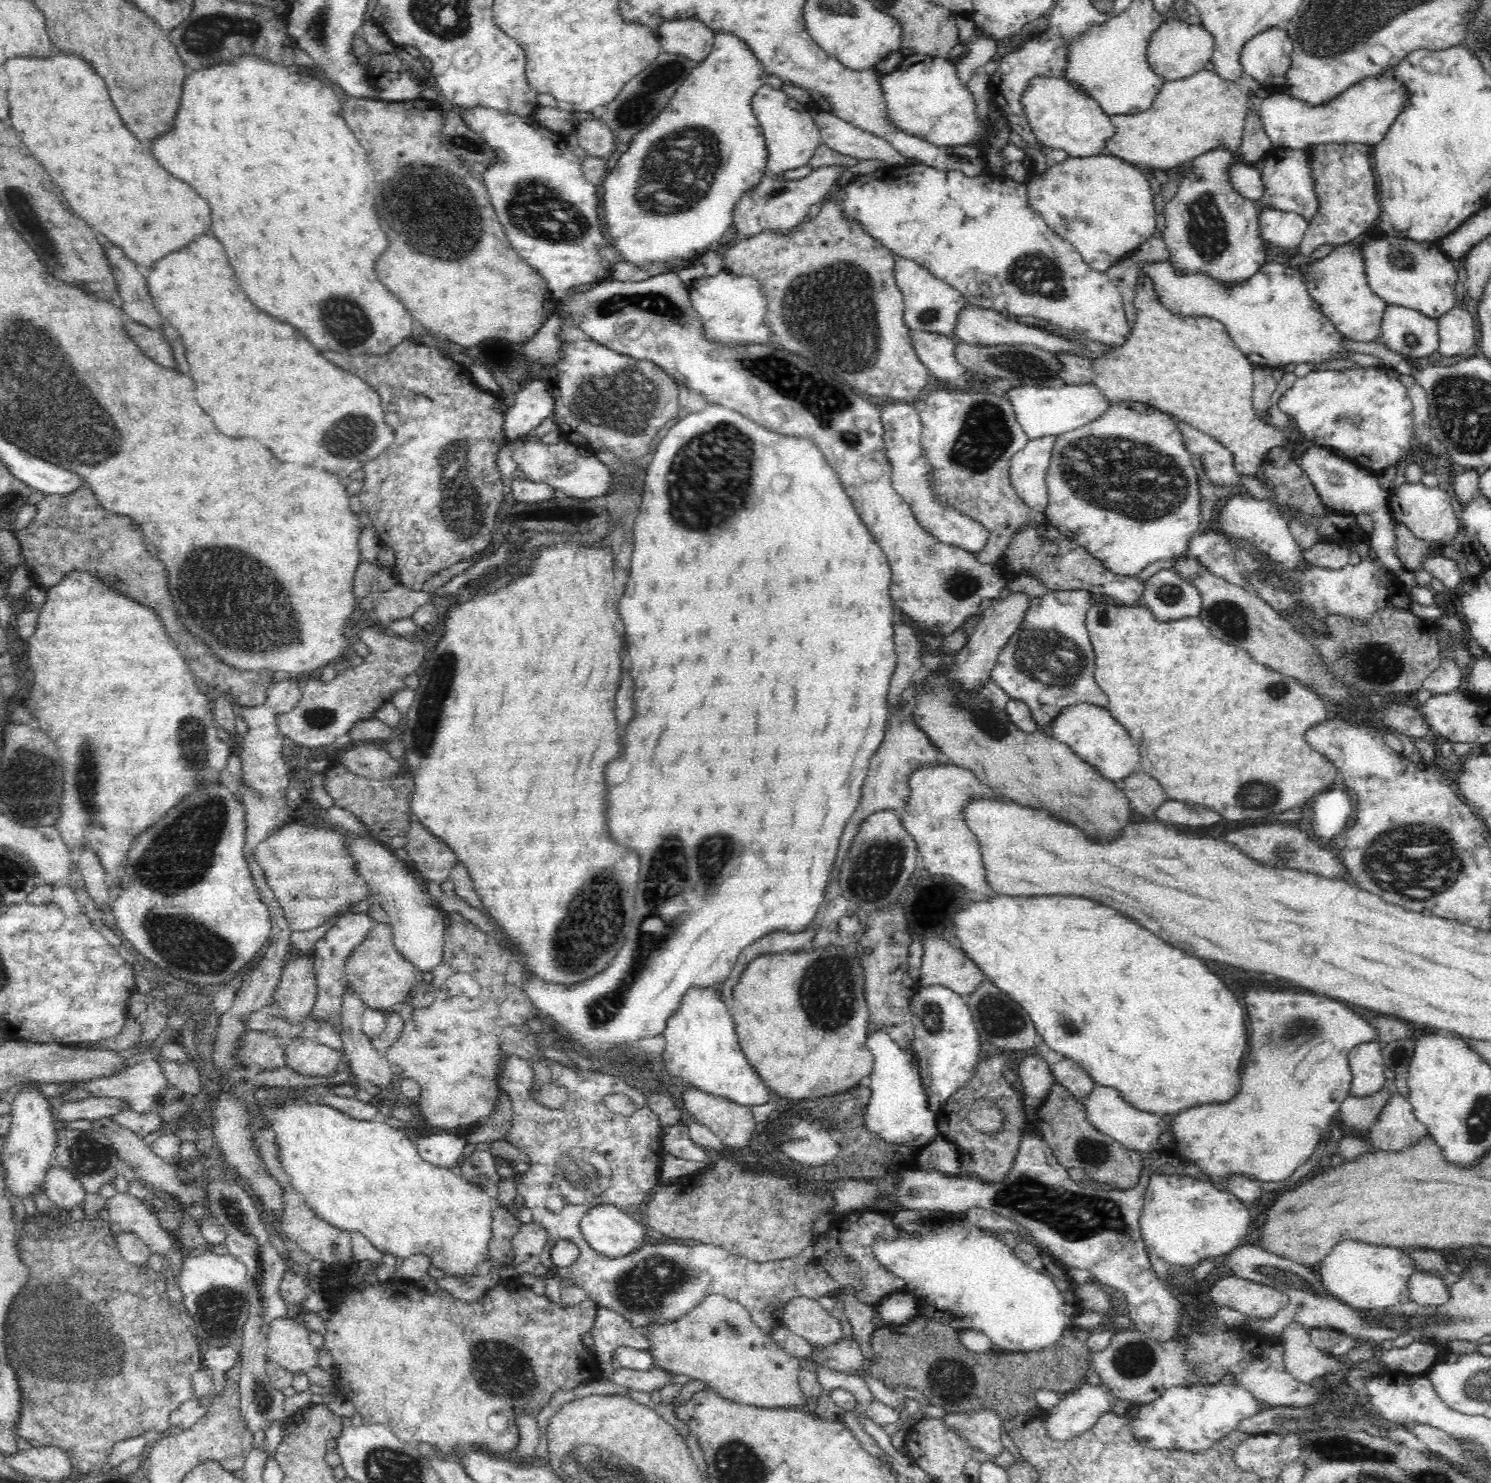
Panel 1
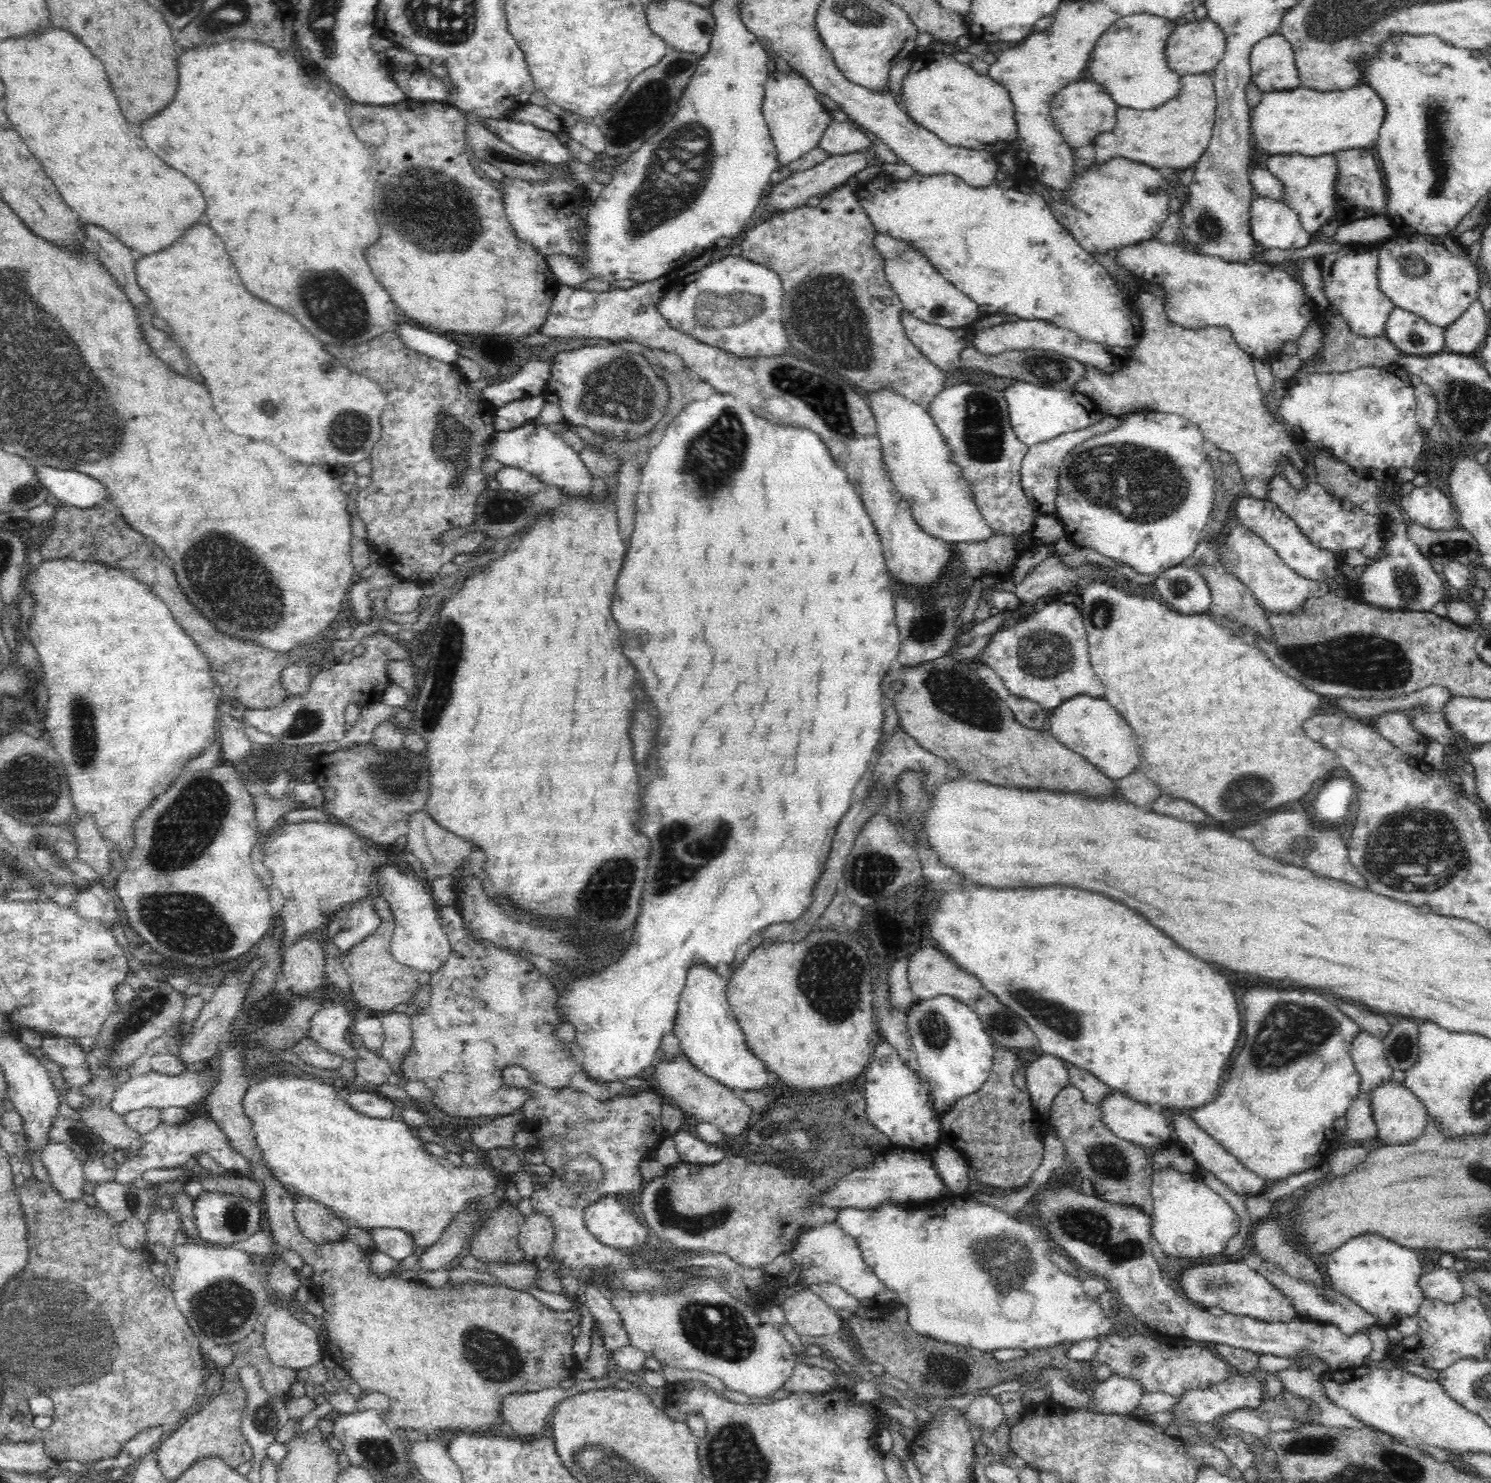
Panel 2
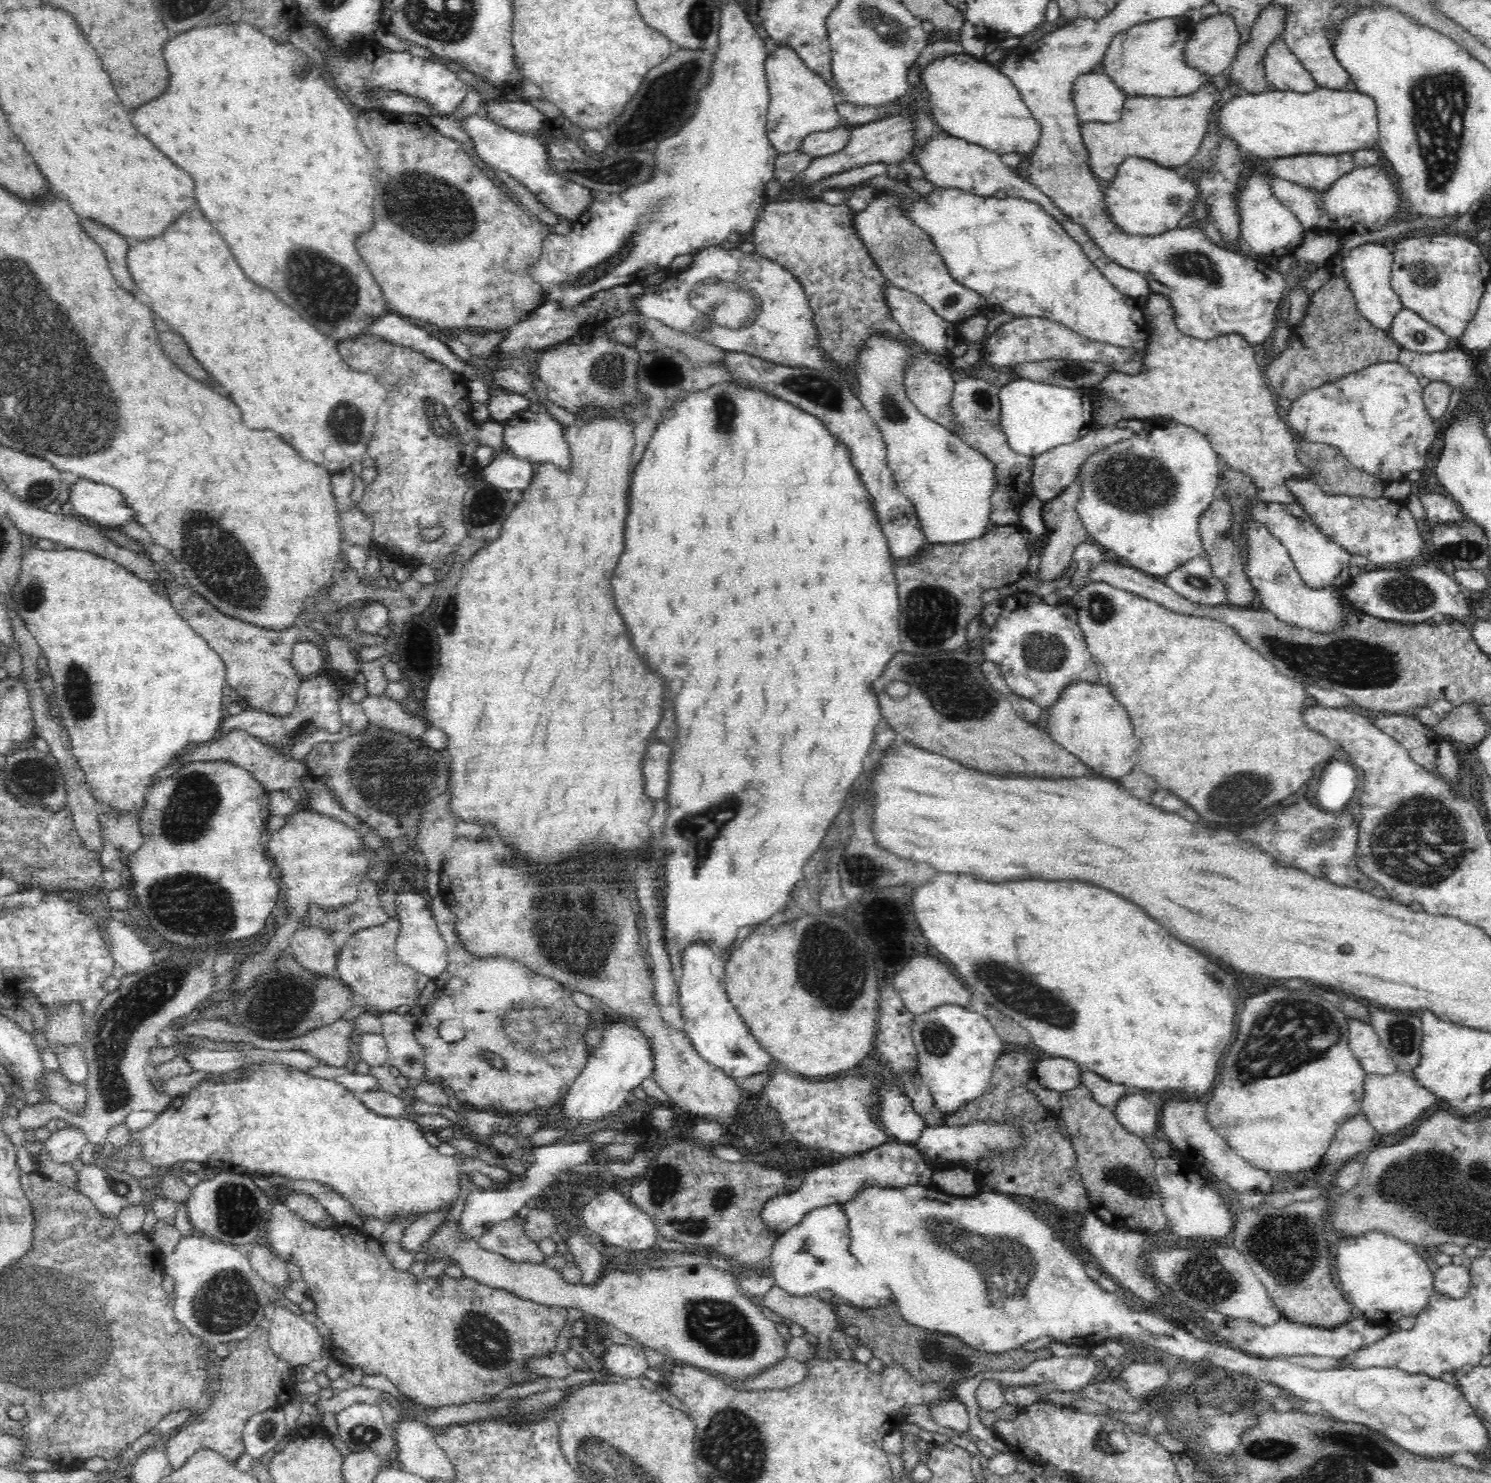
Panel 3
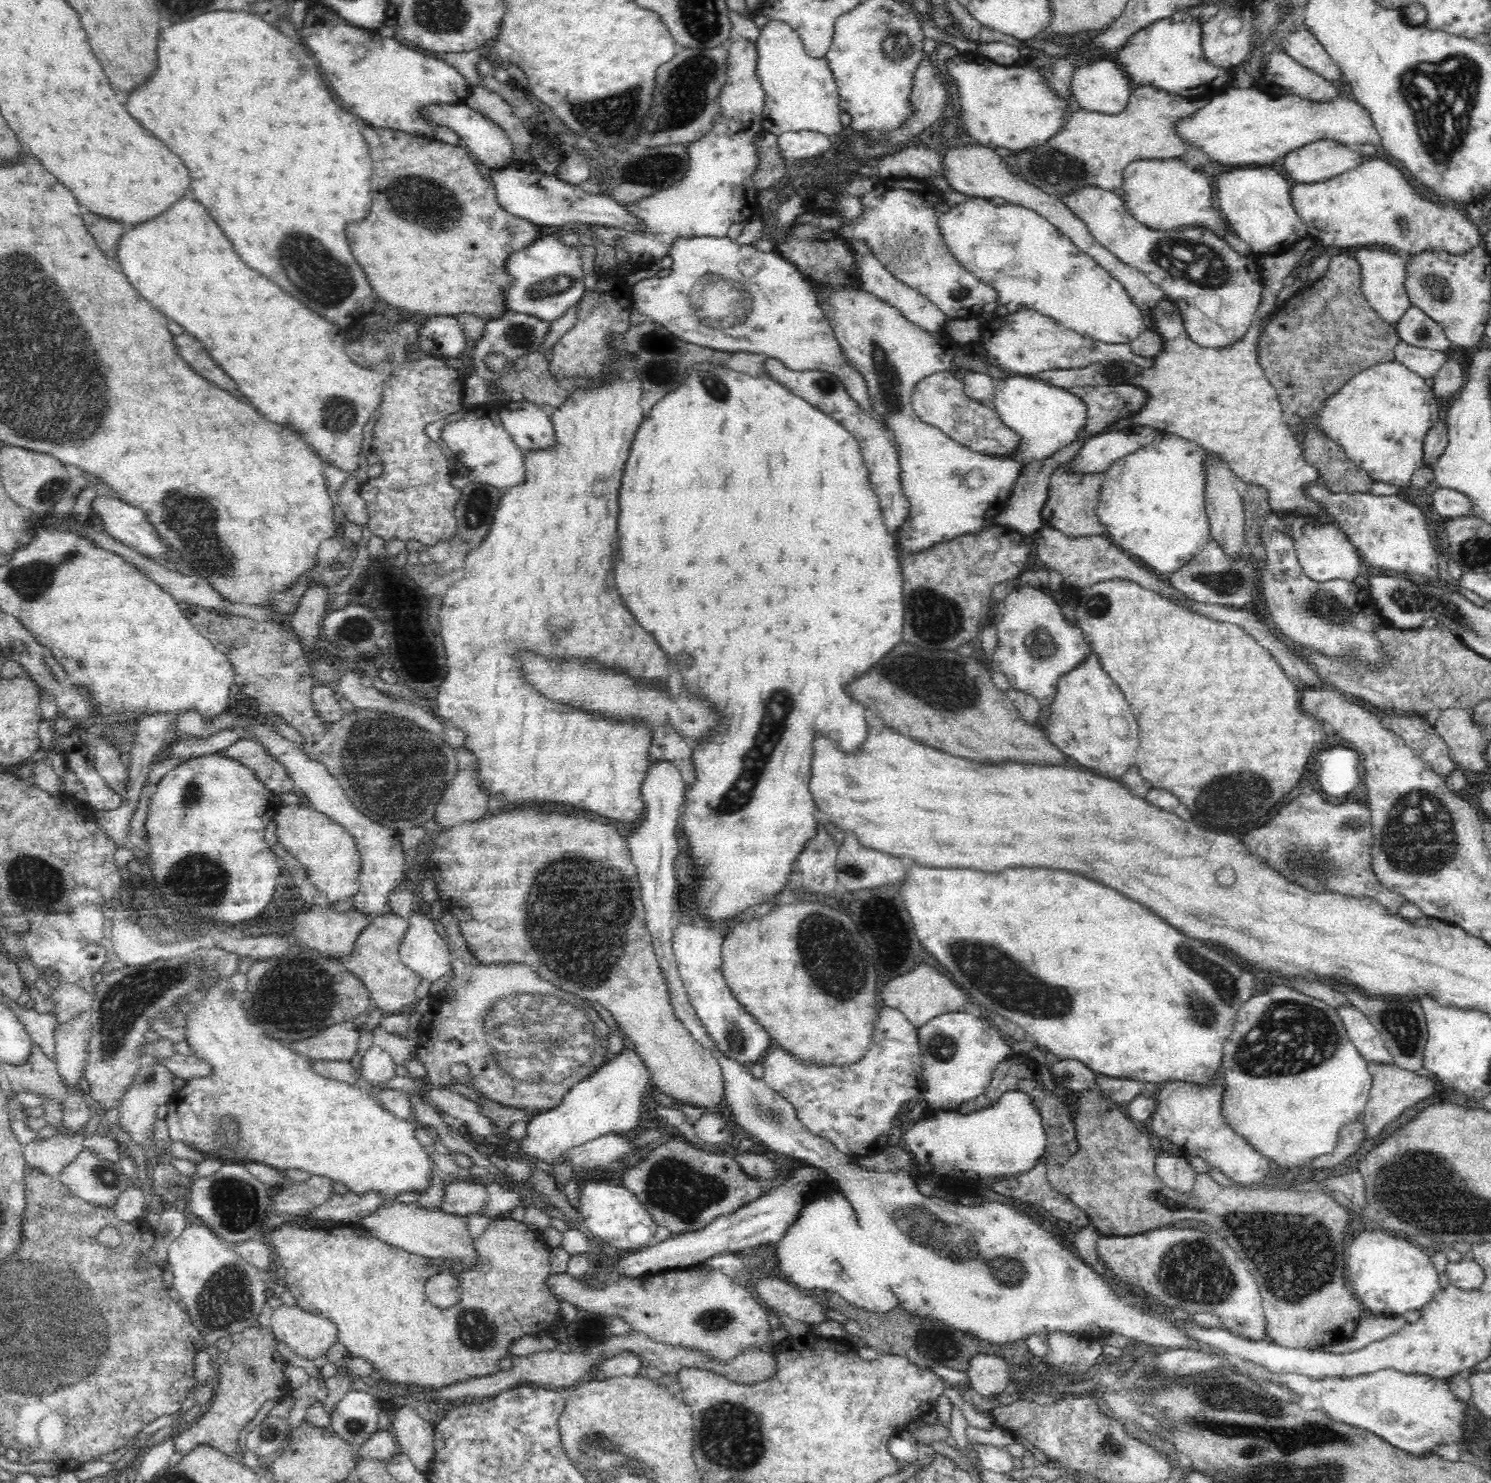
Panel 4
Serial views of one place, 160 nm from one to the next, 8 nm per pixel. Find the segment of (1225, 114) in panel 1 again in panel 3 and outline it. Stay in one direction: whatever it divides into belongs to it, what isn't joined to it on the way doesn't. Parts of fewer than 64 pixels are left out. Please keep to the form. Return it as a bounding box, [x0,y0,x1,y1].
[1080,81,1220,180]

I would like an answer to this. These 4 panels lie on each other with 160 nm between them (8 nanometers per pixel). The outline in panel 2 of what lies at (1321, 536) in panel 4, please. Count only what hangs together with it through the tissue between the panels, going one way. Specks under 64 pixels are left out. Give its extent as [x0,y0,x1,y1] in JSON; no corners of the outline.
[1235,494,1342,581]

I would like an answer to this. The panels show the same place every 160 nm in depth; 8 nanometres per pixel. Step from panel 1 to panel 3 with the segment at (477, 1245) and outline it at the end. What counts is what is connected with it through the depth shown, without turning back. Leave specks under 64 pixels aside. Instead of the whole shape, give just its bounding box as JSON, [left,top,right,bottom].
[130,1062,512,1224]

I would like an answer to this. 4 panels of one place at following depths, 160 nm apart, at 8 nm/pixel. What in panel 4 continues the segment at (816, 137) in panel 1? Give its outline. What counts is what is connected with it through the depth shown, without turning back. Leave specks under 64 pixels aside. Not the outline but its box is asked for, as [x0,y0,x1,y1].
[755,20,843,137]

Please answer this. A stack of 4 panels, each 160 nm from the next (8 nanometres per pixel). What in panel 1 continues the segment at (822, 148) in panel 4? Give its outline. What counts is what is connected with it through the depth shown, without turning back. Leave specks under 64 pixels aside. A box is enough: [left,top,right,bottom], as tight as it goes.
[810,108,909,166]

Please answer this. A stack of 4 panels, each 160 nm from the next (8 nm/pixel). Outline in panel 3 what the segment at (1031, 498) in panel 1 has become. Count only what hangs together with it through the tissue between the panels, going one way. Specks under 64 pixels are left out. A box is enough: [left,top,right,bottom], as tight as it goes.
[1032,419,1145,504]

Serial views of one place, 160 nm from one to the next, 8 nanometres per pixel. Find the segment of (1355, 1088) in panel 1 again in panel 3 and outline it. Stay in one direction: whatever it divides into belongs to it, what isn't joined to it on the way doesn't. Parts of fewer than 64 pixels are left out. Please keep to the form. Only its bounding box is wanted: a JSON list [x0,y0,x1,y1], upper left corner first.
[1348,1018,1397,1075]

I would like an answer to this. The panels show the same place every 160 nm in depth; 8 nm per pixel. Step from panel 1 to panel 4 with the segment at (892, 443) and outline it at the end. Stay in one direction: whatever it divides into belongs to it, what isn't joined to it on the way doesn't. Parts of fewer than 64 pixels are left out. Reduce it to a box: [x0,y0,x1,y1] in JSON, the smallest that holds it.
[813,287,1022,553]

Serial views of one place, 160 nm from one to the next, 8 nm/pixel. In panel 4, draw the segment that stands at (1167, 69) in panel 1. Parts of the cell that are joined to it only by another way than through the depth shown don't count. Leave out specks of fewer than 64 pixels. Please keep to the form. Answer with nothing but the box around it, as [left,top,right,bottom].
[1202,6,1254,68]

